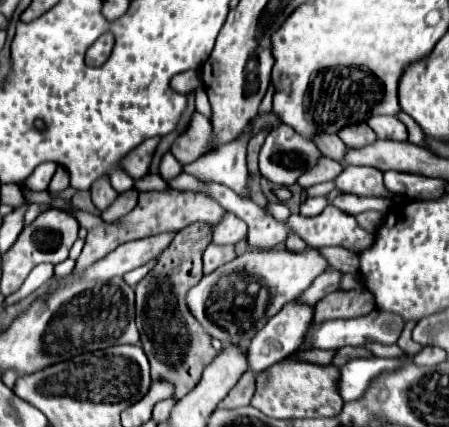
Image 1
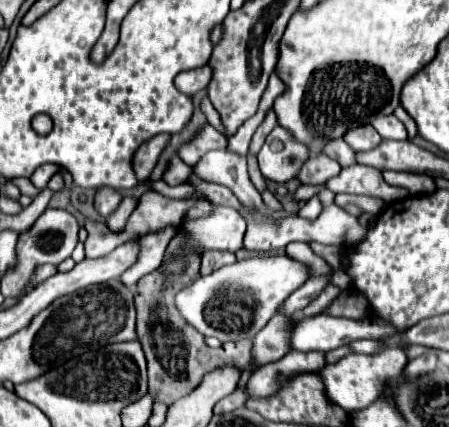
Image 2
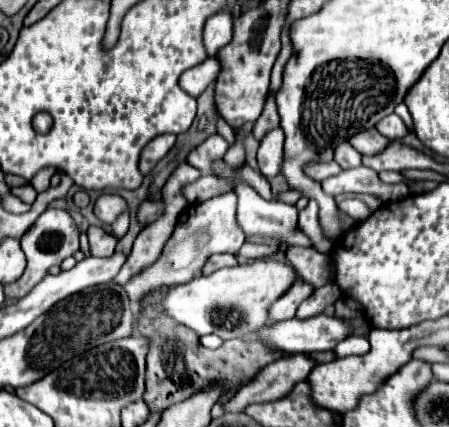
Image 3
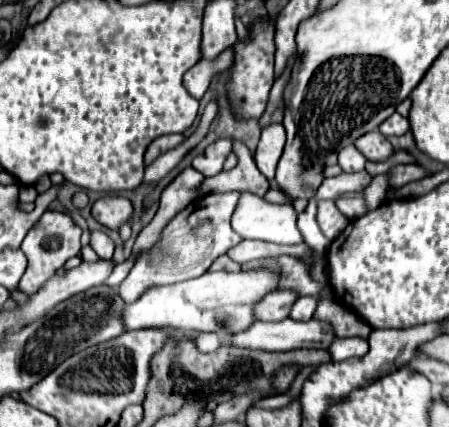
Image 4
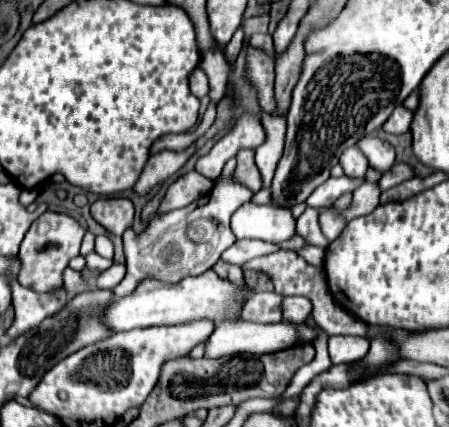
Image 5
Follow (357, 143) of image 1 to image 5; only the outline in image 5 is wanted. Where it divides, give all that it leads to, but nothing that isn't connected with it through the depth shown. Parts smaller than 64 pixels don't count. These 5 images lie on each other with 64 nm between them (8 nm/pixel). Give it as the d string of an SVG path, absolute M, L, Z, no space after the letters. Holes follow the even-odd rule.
M364 136L364 140L360 140L358 148L364 152L364 156L368 158L372 168L386 172L394 166L394 148L390 142L380 140L376 136Z

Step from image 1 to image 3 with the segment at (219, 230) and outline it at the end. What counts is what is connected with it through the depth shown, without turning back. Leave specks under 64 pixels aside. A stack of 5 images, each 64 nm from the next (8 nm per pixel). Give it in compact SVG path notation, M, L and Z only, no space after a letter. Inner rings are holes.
M222 194L222 196L210 198L202 204L190 204L180 214L178 224L174 228L174 234L168 240L160 260L154 266L140 272L138 276L134 276L124 286L124 290L128 292L132 302L138 302L140 298L144 298L154 288L190 282L194 276L200 274L208 256L216 254L216 252L236 254L242 244L244 244L244 232L236 224L236 196L234 194Z

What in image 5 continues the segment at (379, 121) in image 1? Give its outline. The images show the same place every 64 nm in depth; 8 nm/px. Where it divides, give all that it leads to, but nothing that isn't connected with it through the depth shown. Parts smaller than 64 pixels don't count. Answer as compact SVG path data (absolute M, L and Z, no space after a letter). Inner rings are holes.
M396 106L396 112L392 112L392 116L384 122L382 130L388 134L404 134L410 130L410 122L412 122L412 112L402 106Z

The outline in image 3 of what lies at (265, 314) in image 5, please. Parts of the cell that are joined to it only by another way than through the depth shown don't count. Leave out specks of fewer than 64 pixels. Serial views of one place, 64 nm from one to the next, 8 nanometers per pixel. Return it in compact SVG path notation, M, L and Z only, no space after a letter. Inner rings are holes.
M296 282L282 298L278 298L272 308L270 308L270 322L280 322L280 320L288 320L288 318L294 318L298 306L308 298L312 296L316 288L308 282Z

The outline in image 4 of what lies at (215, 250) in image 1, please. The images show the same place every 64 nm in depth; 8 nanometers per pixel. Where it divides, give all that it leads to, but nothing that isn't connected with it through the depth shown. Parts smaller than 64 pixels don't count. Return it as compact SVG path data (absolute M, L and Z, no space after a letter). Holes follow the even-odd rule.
M224 254L224 256L220 256L220 258L216 258L216 260L212 262L210 270L228 270L228 272L238 272L238 270L240 270L240 264L234 262L232 258L228 258L228 256Z

